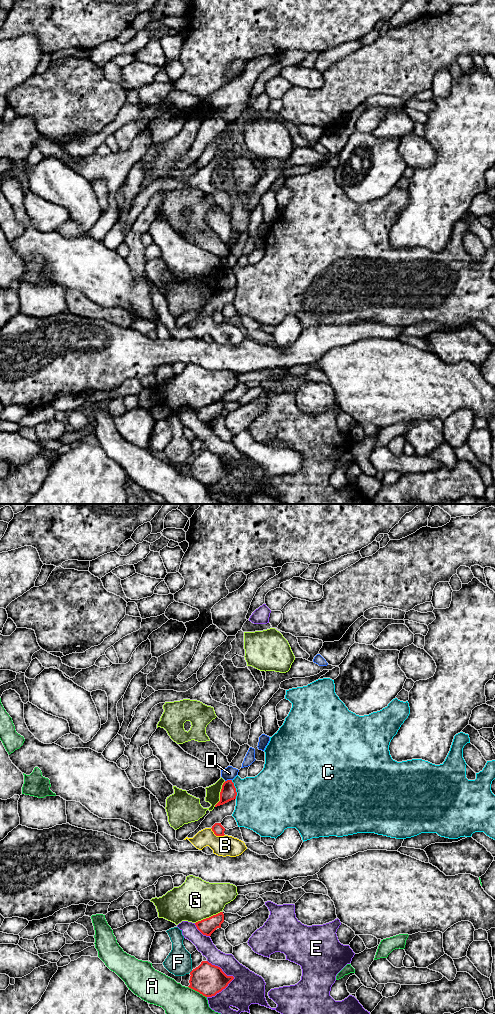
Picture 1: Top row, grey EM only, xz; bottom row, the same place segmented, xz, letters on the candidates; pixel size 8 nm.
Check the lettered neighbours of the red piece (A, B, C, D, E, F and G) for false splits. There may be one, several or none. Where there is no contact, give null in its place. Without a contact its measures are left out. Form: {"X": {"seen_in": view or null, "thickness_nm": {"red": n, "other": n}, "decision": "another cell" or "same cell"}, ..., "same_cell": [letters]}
{"A": {"seen_in": "xz", "thickness_nm": {"red": 260, "other": 340}, "decision": "another cell"}, "B": {"seen_in": "xz", "thickness_nm": {"red": 90, "other": 160}, "decision": "another cell"}, "C": {"seen_in": "xz", "thickness_nm": {"red": 130, "other": 440}, "decision": "another cell"}, "D": {"seen_in": "xz", "thickness_nm": {"red": 130, "other": 110}, "decision": "another cell"}, "E": {"seen_in": "xz", "thickness_nm": {"red": 260, "other": 260}, "decision": "another cell"}, "F": {"seen_in": "xz", "thickness_nm": {"red": 260, "other": 200}, "decision": "another cell"}, "G": {"seen_in": "xz", "thickness_nm": {"red": 130, "other": 320}, "decision": "another cell"}, "same_cell": []}

